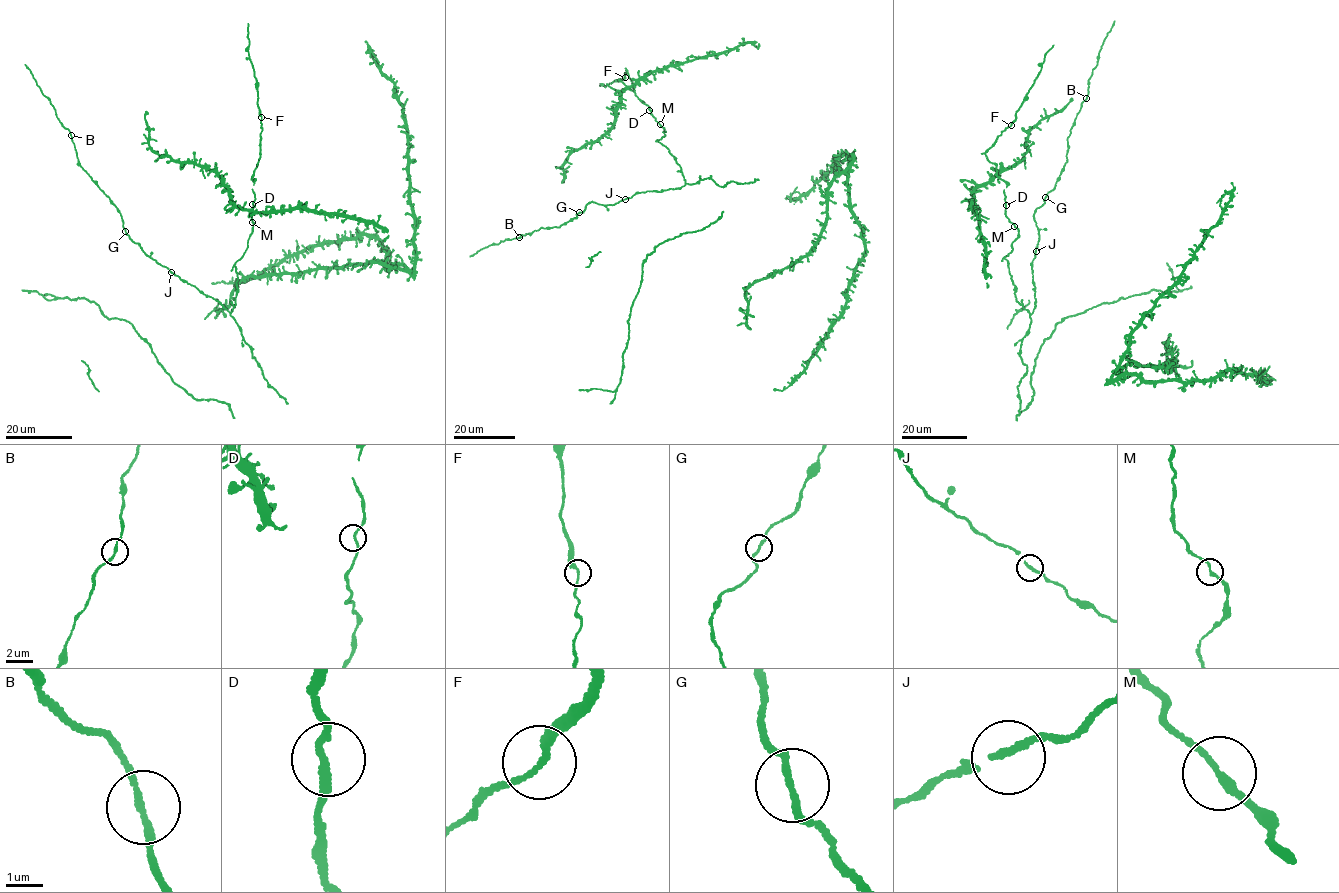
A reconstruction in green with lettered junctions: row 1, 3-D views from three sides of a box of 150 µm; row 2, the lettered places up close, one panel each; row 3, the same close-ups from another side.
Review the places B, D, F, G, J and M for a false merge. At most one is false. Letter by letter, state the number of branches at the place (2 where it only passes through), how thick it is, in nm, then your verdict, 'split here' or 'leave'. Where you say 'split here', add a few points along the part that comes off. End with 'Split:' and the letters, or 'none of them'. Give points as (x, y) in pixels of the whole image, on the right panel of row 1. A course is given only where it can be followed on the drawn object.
B: 2 branches meet; 170 nm thick; leave
D: 2 branches meet; 160 nm thick; leave
F: 2 branches meet; 180 nm thick; leave
G: 2 branches meet; 180 nm thick; leave
J: 2 branches meet; 170 nm thick; leave
M: 2 branches meet; 190 nm thick; leave
Split: none of them

